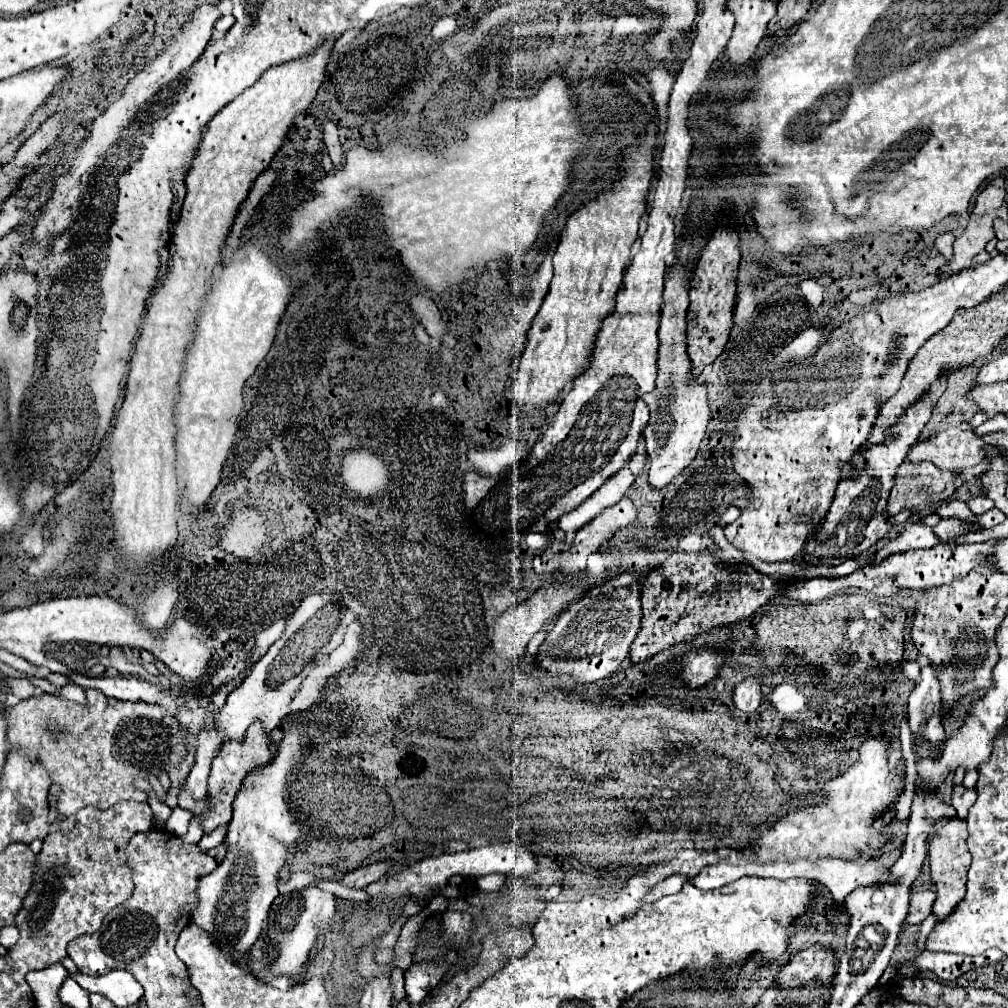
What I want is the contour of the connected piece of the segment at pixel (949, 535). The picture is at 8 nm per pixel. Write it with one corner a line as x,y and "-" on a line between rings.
948,518
948,520
940,520
934,528
934,534
938,536
940,544
950,544
954,546
954,538
956,536
962,536
962,534
968,534
970,528
964,528
964,522
958,520
958,518

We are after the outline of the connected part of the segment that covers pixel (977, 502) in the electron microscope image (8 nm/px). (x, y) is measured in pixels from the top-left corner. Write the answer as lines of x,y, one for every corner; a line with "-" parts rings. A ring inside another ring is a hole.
974,496
974,498
968,500
968,508
970,508
970,510
974,508
974,510
976,510
974,514
980,516
980,514
988,512
990,508
994,508
994,502
992,502
990,498
986,498
986,496

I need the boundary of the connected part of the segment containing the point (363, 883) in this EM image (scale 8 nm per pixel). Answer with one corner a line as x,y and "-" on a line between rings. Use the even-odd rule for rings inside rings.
378,860
378,862
370,864
370,866
358,868
358,870
350,872
348,876
344,876
342,884
350,886
350,888
366,888
368,884
384,878
390,872
392,864
394,864
394,860

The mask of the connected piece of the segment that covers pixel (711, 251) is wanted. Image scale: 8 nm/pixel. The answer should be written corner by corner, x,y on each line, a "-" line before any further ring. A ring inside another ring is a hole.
718,230
708,240
702,258
698,262
694,280
690,282
690,306
686,316
686,338
688,338
688,358
692,362
692,376
698,378
704,370
704,366
712,364
724,350
728,342
730,328
734,324
734,298
736,298
736,274
738,274
738,262
740,262
740,250
738,250
740,234
736,230

